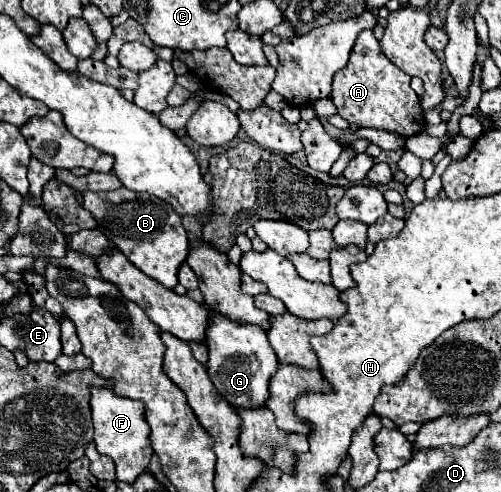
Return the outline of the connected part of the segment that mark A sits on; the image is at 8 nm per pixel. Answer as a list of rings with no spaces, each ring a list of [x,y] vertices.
[[[365,29],[359,33],[345,69],[335,73],[331,99],[337,105],[339,115],[345,117],[349,123],[357,123],[361,127],[385,129],[411,137],[423,131],[425,121],[419,97],[409,83],[411,77],[407,73],[401,73],[401,69],[397,69],[397,65],[393,65],[385,57],[385,53],[381,53],[379,41],[375,39],[373,31]]]

